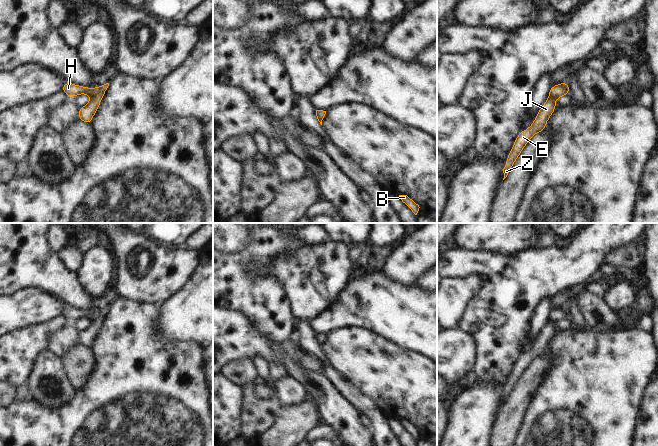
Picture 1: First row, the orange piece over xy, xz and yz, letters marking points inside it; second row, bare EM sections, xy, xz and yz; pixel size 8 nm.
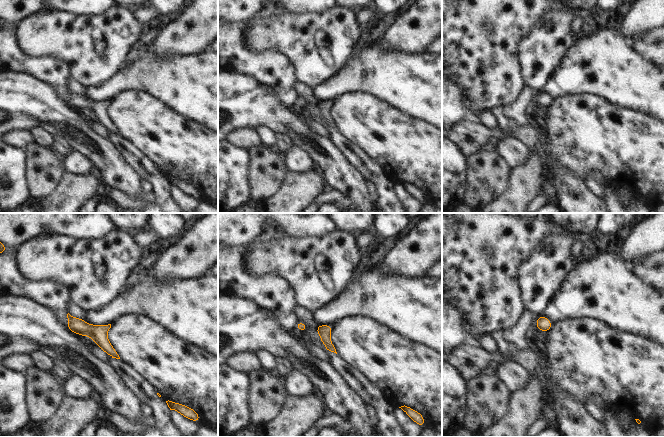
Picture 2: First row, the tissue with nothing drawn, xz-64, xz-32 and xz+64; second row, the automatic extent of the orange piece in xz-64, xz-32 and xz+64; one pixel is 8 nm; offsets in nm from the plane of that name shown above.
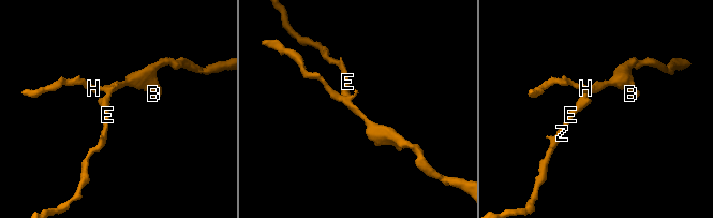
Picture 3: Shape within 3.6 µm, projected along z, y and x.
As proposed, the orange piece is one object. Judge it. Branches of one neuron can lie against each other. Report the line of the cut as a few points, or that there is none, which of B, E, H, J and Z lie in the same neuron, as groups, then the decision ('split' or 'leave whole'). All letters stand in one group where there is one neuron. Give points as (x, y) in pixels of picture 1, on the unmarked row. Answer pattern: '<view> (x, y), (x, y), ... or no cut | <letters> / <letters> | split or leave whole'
no cut | B E H J Z | leave whole

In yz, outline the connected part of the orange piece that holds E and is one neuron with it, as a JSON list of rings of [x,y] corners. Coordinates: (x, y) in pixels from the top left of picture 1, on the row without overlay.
[[[562,306],[556,310],[551,310],[549,314],[549,322],[539,334],[533,348],[527,354],[521,355],[517,360],[515,367],[509,377],[509,380],[505,385],[506,389],[503,393],[504,397],[503,404],[507,401],[509,394],[513,391],[514,386],[520,379],[525,369],[531,363],[531,361],[536,357],[545,354],[546,346],[553,338],[556,332],[555,324],[569,317],[570,317],[569,307],[567,306]]]

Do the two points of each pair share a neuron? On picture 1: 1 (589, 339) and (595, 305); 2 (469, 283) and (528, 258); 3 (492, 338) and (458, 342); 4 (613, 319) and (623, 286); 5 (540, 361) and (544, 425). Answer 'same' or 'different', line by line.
1: different
2: different
3: different
4: different
5: different

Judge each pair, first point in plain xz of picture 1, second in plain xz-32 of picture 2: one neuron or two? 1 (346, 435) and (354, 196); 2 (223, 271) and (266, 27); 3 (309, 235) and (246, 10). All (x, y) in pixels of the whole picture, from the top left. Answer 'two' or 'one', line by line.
1: one
2: two
3: one

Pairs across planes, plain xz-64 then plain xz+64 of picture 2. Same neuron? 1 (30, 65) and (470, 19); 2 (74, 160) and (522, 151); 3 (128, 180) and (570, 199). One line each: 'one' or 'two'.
1: one
2: one
3: one

